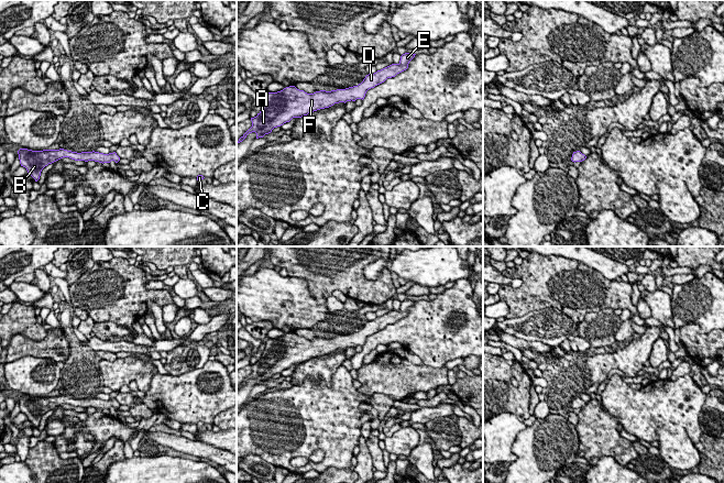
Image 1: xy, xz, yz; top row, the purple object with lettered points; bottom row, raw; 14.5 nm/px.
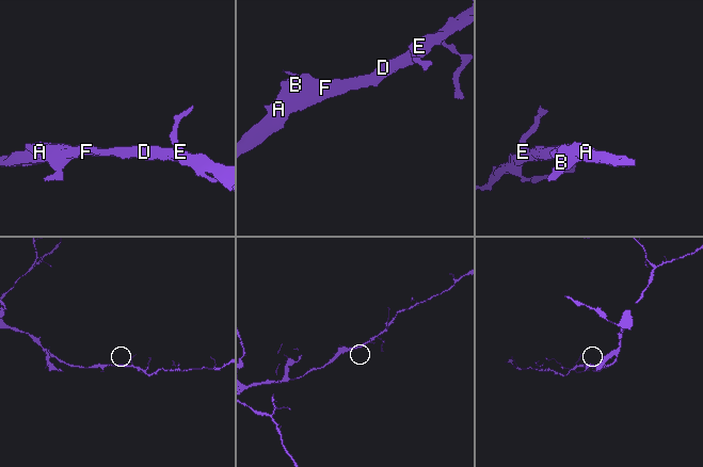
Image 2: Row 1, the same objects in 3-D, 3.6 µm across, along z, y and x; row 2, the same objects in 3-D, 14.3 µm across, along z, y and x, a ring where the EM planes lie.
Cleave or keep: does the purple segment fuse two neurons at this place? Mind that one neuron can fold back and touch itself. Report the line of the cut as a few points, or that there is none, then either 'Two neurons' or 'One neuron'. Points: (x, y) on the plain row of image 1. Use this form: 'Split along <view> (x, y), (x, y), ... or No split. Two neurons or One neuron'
No split. One neuron

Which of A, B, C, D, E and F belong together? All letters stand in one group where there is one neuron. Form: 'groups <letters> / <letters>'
groups A B C D E F

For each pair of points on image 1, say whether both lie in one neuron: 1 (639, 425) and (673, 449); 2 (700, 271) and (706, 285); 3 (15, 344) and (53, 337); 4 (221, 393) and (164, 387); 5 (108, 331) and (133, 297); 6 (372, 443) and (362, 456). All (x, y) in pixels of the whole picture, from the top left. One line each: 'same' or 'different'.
1: different
2: different
3: same
4: same
5: different
6: different

